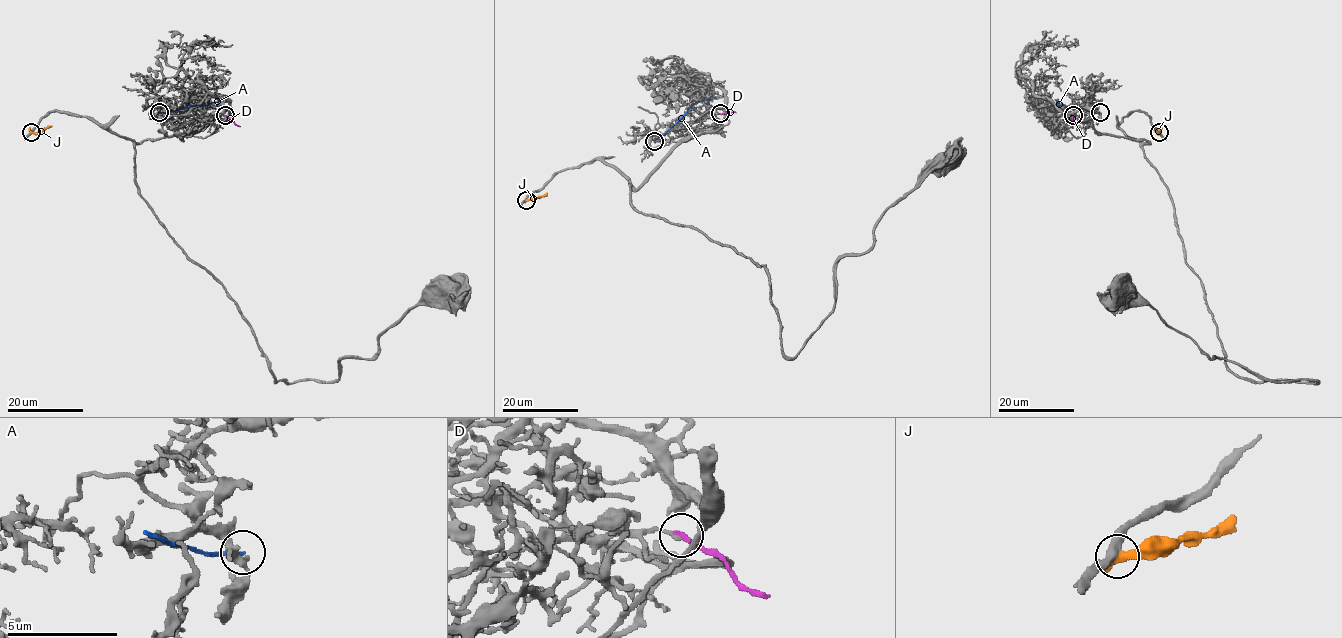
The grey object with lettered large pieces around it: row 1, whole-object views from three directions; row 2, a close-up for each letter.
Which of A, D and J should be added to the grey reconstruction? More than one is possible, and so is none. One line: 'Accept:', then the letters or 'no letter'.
Accept: no letter

